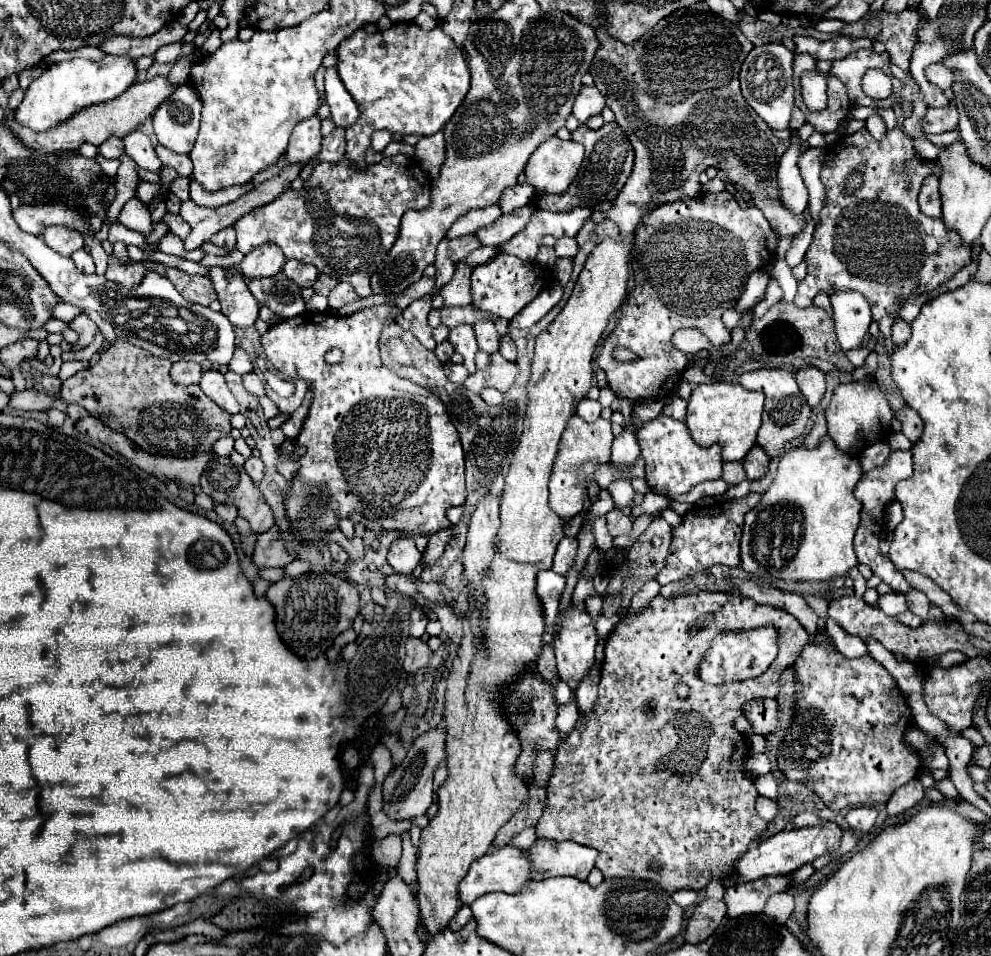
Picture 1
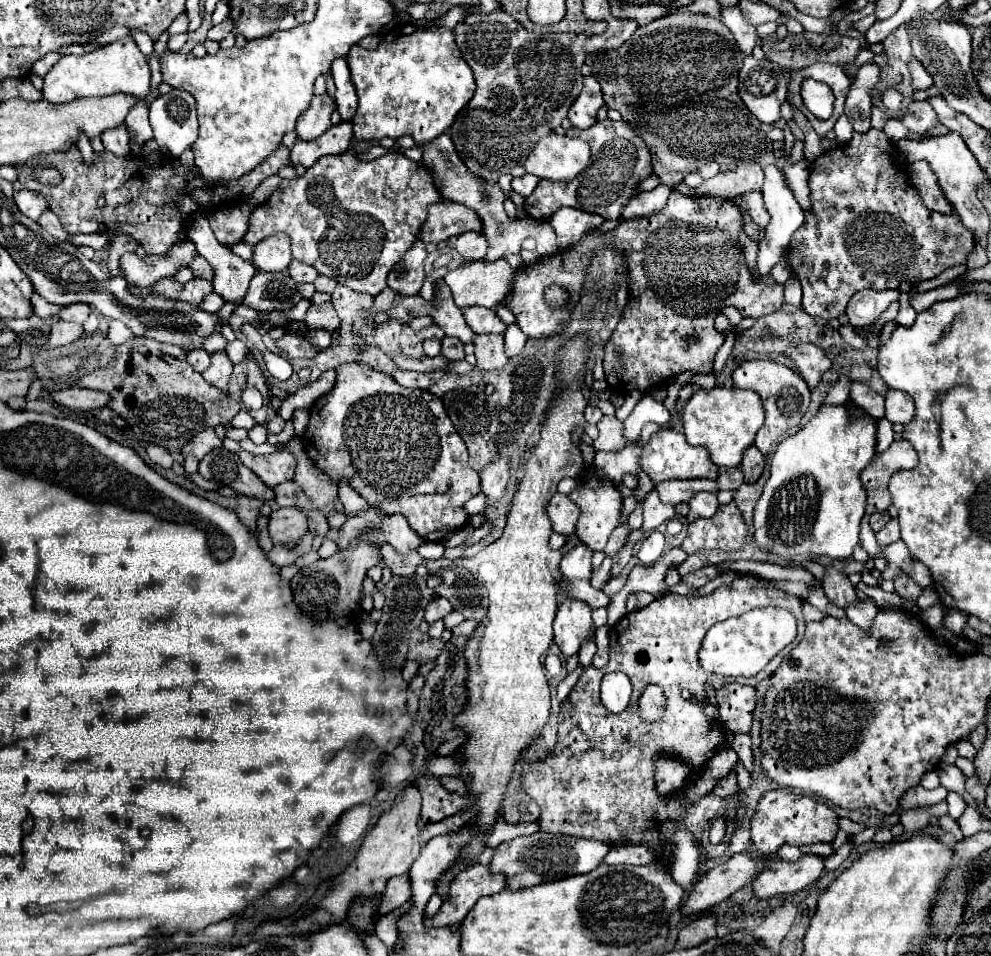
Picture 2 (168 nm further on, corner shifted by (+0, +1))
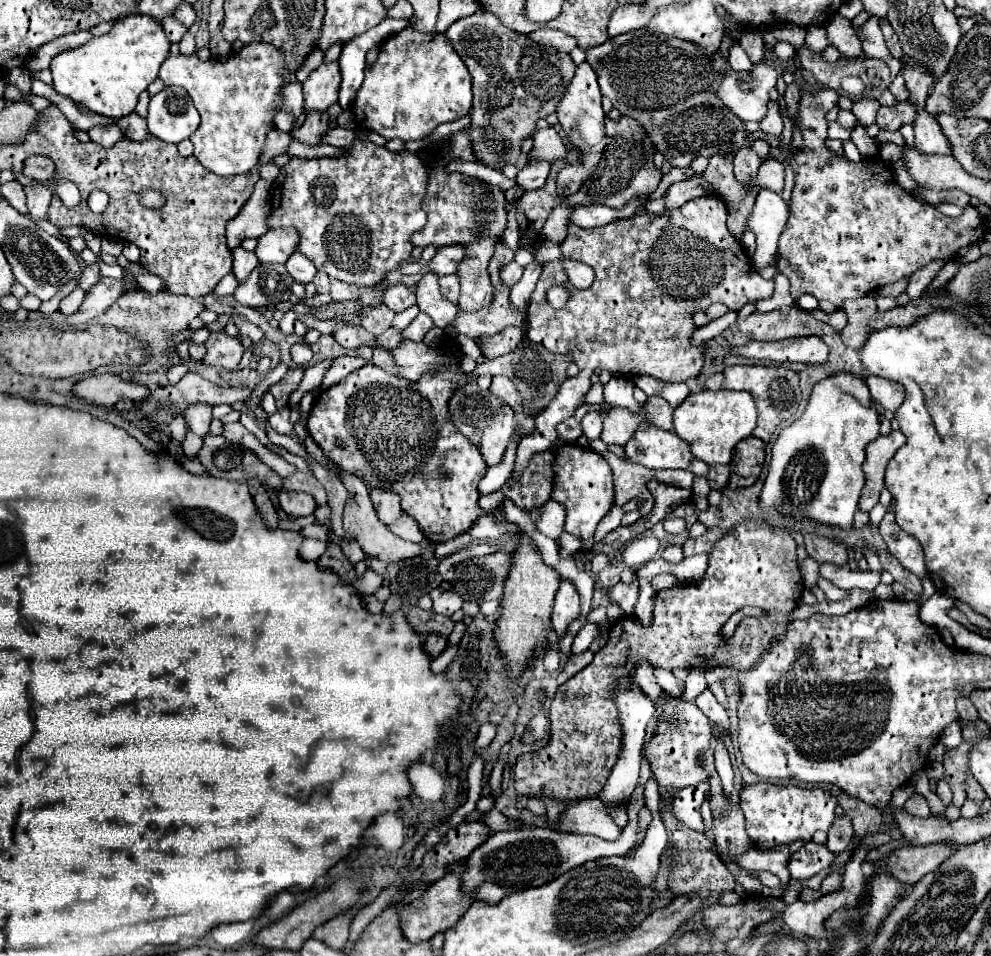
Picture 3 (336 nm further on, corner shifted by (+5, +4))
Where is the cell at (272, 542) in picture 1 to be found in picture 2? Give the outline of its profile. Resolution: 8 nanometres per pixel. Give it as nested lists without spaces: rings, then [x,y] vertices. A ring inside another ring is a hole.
[[[300,507],[276,509],[270,515],[270,537],[274,543],[288,545],[288,541],[298,541],[306,533],[306,529],[308,519]]]

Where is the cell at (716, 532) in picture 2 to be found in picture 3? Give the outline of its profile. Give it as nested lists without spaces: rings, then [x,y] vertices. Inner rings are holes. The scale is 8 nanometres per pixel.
[[[709,506],[707,512],[701,512],[701,514],[699,514],[699,522],[705,524],[707,530],[719,526],[719,522],[721,522],[721,510],[719,510],[717,506]]]

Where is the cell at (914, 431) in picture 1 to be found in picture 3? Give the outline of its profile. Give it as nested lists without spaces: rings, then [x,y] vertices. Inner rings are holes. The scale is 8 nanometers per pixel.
[[[869,376],[865,382],[869,386],[871,398],[877,404],[881,404],[885,410],[895,412],[903,404],[903,400],[905,400],[905,388],[899,382],[891,382],[891,380],[877,378],[877,376]]]

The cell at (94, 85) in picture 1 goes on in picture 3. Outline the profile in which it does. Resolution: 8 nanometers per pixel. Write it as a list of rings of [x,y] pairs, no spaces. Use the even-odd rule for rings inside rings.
[[[139,14],[125,16],[115,22],[111,32],[89,40],[85,46],[57,54],[49,66],[53,88],[57,94],[81,102],[97,114],[109,118],[127,116],[135,110],[139,94],[157,78],[169,46],[171,42],[165,38],[159,22]]]

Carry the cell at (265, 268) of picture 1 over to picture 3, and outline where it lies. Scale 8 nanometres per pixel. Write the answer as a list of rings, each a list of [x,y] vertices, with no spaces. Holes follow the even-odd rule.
[[[277,228],[265,232],[257,240],[255,254],[259,262],[287,262],[289,256],[295,252],[295,246],[299,242],[299,234],[293,228]]]

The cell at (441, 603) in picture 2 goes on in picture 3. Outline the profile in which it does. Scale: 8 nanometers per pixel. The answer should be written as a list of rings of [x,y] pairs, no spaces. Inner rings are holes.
[[[433,590],[431,594],[431,600],[433,600],[433,610],[437,612],[437,614],[443,614],[443,616],[451,616],[453,612],[457,612],[459,608],[461,608],[461,604],[463,604],[463,600],[457,596],[457,594],[453,594],[453,592],[445,592],[445,590]]]

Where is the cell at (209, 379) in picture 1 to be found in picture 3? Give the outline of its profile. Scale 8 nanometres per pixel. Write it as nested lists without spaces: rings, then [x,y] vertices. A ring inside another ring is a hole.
[[[211,332],[207,344],[207,354],[203,358],[205,366],[217,366],[225,370],[235,370],[245,348],[237,338],[227,336],[225,332]]]

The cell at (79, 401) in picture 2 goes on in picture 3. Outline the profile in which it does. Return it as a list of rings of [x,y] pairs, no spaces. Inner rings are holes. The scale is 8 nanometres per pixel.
[[[97,374],[81,380],[73,386],[73,394],[83,402],[97,404],[97,406],[113,406],[119,400],[135,400],[139,402],[145,398],[147,390],[139,384],[131,384],[119,380],[113,374]]]

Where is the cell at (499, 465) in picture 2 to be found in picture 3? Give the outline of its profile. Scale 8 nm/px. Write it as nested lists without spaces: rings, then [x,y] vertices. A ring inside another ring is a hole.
[[[505,406],[499,416],[495,416],[491,420],[491,424],[485,428],[479,450],[487,462],[487,466],[497,466],[505,454],[505,448],[513,436],[515,430],[515,418],[513,418],[513,410],[509,406]]]

